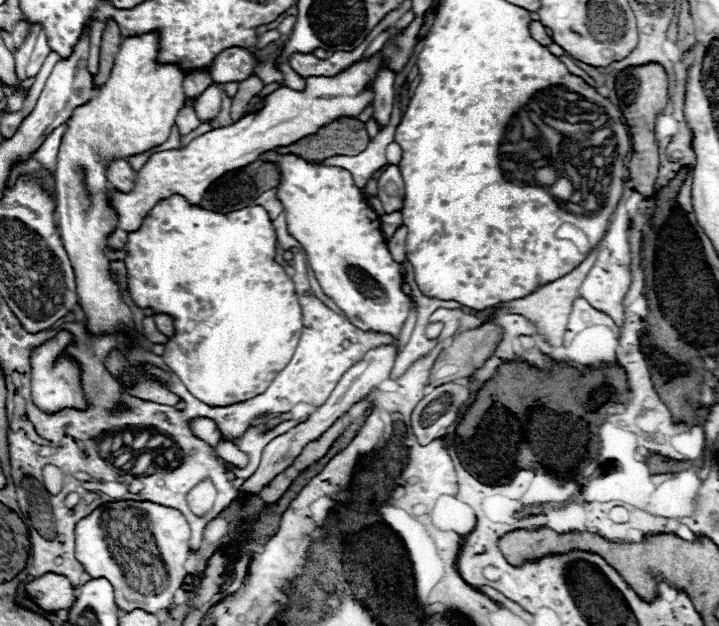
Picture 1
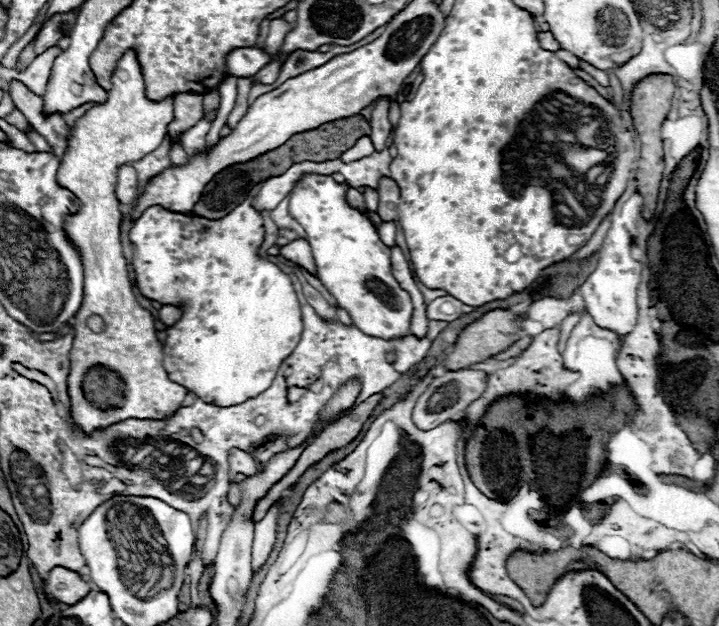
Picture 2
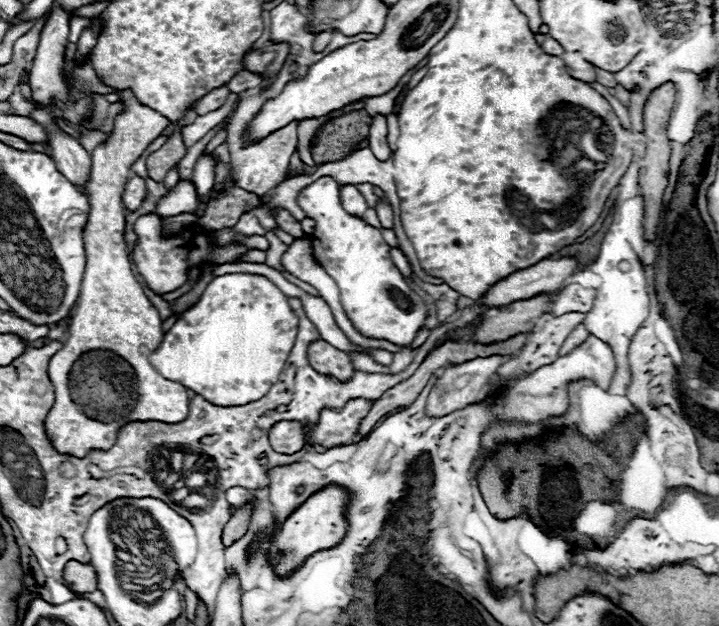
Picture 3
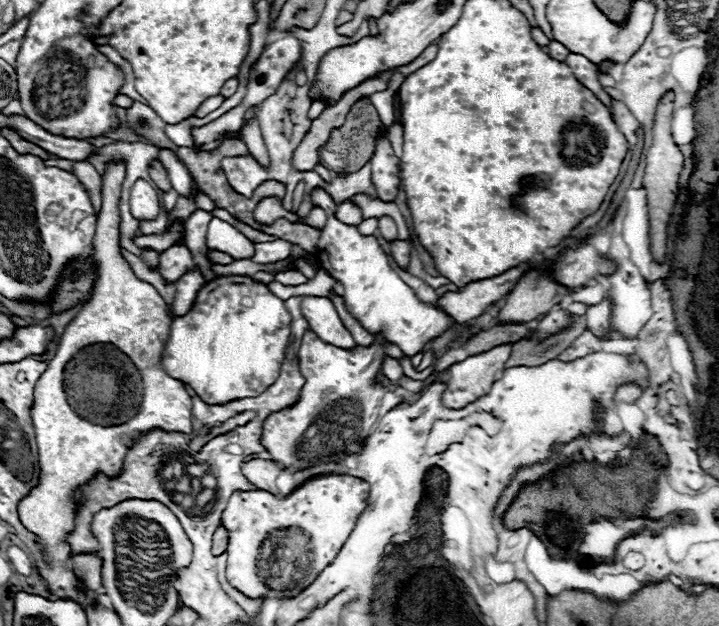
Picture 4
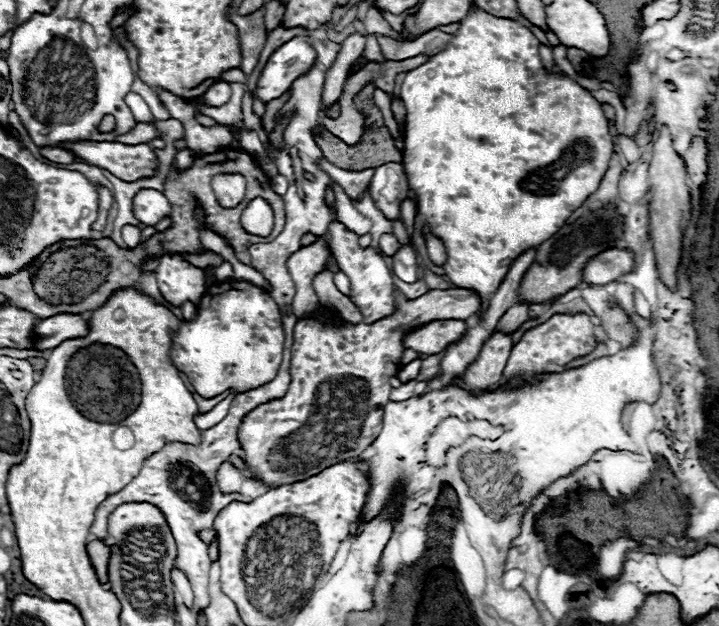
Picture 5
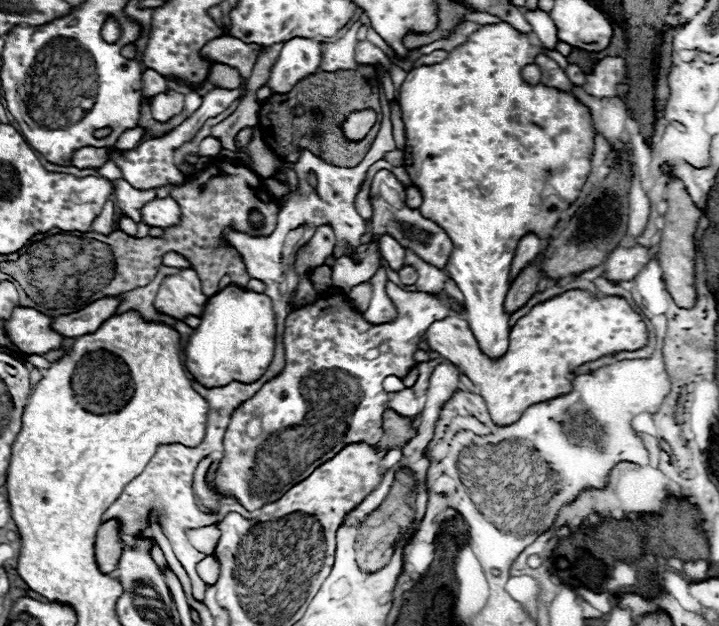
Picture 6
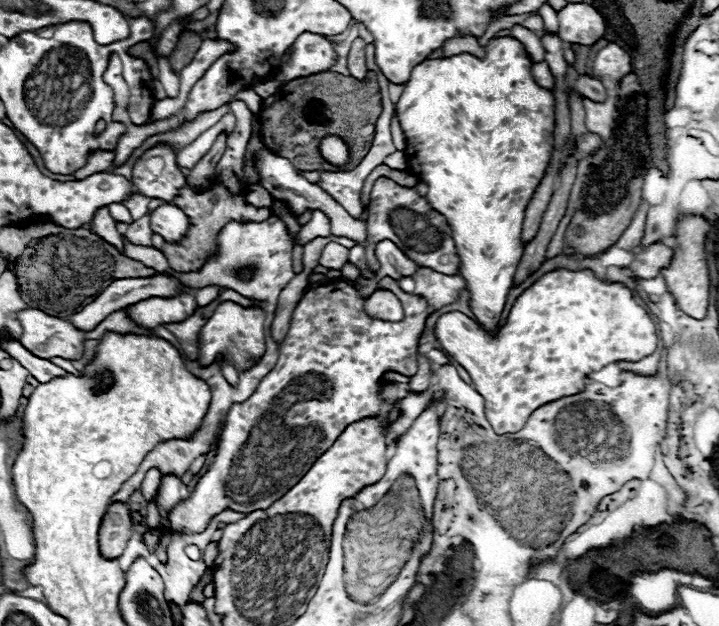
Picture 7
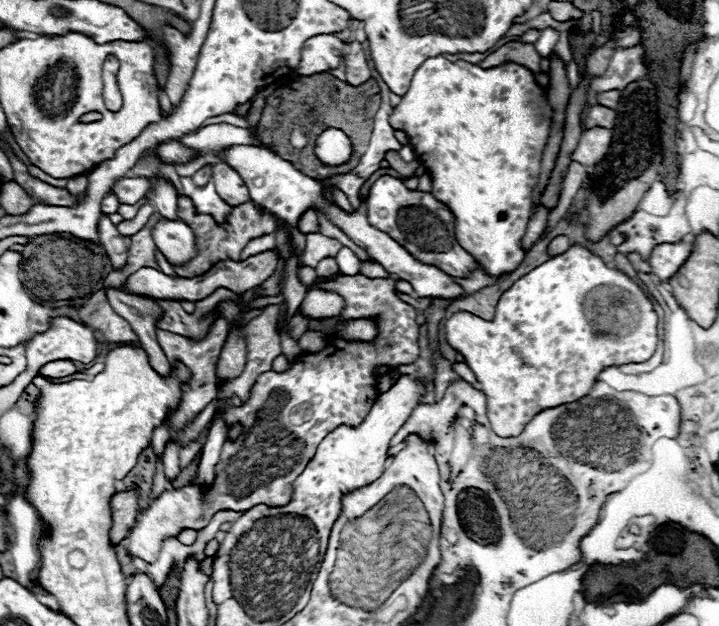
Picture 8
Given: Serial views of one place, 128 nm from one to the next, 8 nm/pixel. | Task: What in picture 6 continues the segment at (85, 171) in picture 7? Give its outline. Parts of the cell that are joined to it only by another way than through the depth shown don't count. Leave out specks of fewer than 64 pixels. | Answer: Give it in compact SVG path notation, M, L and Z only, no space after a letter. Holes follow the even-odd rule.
M140 126L126 130L126 132L118 138L118 142L114 144L114 148L134 148L134 146L138 144L142 132L144 132L144 128L140 128ZM84 146L76 150L72 156L72 166L76 168L98 168L104 162L108 162L104 148L94 148L94 146Z

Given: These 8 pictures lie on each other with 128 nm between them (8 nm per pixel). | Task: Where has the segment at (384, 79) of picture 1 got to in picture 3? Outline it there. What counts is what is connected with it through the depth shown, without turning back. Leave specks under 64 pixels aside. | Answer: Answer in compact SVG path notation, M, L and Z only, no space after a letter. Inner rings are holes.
M376 114L372 118L368 140L370 140L370 150L374 152L374 156L378 160L388 160L390 154L392 154L392 150L388 148L388 142L386 142L386 134L388 134L388 130L386 130L386 116Z

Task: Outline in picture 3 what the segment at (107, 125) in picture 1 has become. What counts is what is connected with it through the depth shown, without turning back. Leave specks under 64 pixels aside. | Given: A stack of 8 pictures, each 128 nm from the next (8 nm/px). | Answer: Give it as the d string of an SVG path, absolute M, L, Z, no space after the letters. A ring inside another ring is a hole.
M122 90L118 96L124 110L114 116L108 138L92 150L90 178L80 188L90 202L82 232L86 272L80 300L72 314L70 336L48 368L56 404L46 418L46 432L58 452L78 458L92 448L112 448L118 430L128 422L160 420L164 424L178 424L188 416L190 404L188 390L178 382L166 380L148 360L164 338L162 320L132 274L124 240L126 208L122 204L122 190L128 176L132 176L130 166L164 132L170 120L138 102L132 90Z

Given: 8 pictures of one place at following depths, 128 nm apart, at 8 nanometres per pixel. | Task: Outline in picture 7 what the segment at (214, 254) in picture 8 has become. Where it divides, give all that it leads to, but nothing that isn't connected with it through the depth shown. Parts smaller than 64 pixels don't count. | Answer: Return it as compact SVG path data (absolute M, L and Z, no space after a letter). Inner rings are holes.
M212 182L206 190L196 192L190 186L184 186L176 196L174 196L174 204L184 210L184 214L188 216L188 232L184 234L184 238L178 244L170 244L164 242L162 250L170 262L172 270L178 272L190 272L200 268L200 264L204 262L204 256L208 256L208 252L214 250L214 240L216 234L220 232L220 228L230 222L230 220L240 220L240 222L264 222L272 216L272 212L268 208L256 208L252 204L246 202L246 194L230 194L228 188L222 182Z

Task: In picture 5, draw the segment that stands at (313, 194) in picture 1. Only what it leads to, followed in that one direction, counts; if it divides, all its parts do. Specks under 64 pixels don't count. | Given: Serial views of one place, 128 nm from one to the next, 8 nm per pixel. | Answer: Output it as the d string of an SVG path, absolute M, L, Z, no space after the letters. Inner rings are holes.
M330 222L328 226L332 238L328 242L328 248L336 260L336 266L340 272L344 272L350 280L350 294L348 298L352 300L354 306L358 306L358 310L362 312L364 316L364 322L366 324L374 324L386 316L392 316L394 314L394 304L396 304L396 298L394 298L394 282L392 282L392 272L388 270L382 254L378 254L372 246L368 248L362 248L358 244L358 234L348 230L342 222ZM432 320L406 334L406 346L418 354L438 354L452 342L464 336L466 324L462 320Z

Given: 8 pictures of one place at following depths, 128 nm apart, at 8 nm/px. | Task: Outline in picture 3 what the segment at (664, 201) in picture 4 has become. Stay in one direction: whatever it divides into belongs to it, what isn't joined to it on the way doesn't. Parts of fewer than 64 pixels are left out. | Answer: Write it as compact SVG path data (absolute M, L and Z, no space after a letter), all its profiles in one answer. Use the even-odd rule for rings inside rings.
M666 82L658 88L652 90L652 94L648 96L646 104L644 104L644 134L646 134L646 156L644 156L644 164L640 168L640 192L644 196L644 234L648 240L656 238L656 228L660 222L660 210L662 210L662 194L664 188L668 184L668 160L670 160L670 140L666 138L666 126L670 120L670 112L674 106L674 84Z

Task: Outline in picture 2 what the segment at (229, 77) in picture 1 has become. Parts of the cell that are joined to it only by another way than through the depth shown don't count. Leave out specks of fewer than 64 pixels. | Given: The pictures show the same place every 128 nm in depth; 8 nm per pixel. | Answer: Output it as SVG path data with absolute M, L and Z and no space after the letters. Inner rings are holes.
M236 48L226 56L226 76L250 78L268 62L270 56L260 48Z

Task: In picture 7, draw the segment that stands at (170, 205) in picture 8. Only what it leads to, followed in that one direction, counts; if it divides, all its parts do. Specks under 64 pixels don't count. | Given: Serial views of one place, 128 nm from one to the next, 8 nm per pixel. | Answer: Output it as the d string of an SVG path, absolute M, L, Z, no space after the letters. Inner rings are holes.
M156 144L148 148L134 164L132 168L132 180L136 190L150 198L160 198L162 202L172 202L180 188L186 186L186 178L180 172L180 166L176 162L176 154L168 144ZM158 158L160 174L154 176L148 170L148 160Z

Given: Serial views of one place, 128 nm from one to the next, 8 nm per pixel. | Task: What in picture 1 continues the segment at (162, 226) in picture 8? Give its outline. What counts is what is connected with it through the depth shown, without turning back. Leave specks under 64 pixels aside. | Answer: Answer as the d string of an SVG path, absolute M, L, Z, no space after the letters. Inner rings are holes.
M114 158L106 168L106 178L114 188L120 188L122 192L130 192L136 180L136 170L124 158Z

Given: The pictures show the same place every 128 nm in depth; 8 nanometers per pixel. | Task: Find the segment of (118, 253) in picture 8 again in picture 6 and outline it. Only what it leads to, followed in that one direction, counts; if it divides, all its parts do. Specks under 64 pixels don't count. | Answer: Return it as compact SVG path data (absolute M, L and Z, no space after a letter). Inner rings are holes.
M106 200L100 216L92 222L90 230L98 232L98 234L110 234L112 226L114 226L114 212L116 212L116 204L112 200Z

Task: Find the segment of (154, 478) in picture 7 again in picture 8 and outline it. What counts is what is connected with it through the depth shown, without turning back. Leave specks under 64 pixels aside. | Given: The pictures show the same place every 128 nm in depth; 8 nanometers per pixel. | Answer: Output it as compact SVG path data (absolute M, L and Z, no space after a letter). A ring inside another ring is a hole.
M168 426L156 428L156 432L152 434L152 448L154 448L154 454L156 456L162 456L164 454L166 442L168 442Z

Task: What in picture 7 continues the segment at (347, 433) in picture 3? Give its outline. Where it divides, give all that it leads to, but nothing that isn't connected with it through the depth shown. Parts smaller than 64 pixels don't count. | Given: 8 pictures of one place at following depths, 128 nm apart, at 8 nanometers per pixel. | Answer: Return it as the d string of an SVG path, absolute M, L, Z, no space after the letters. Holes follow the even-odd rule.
M388 276L380 280L378 288L386 288L400 298L404 320L382 322L368 318L364 312L364 298L360 298L358 290L346 280L312 286L304 292L302 300L294 308L290 328L280 344L280 358L274 370L264 376L256 392L246 402L234 404L228 410L214 464L198 480L190 498L180 502L170 512L170 522L176 532L202 532L208 520L226 508L248 514L272 506L336 442L348 424L380 414L380 382L384 372L398 372L408 378L416 374L418 340L430 314L428 302L422 296L400 290L398 282Z

